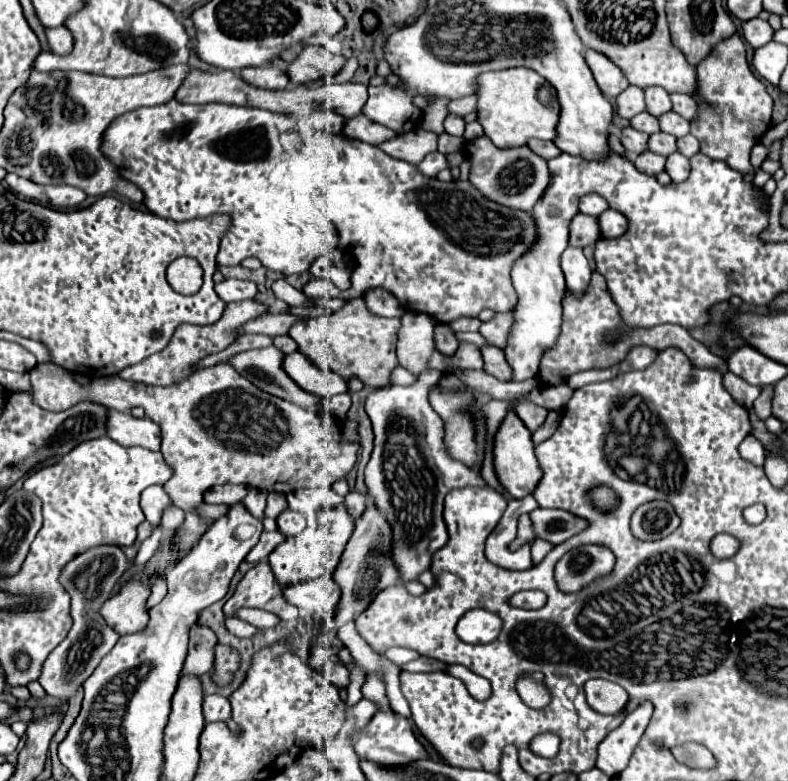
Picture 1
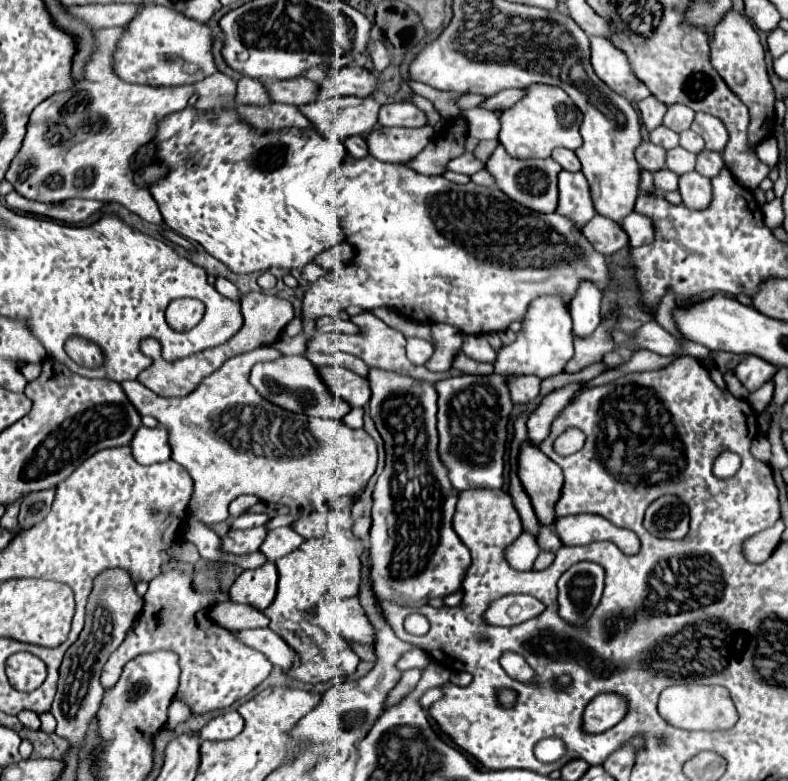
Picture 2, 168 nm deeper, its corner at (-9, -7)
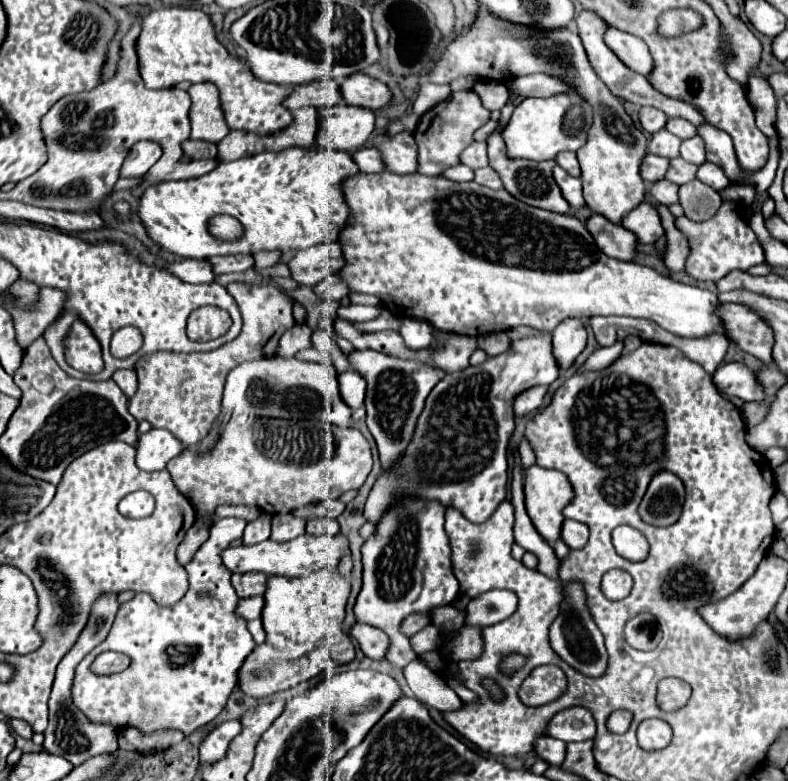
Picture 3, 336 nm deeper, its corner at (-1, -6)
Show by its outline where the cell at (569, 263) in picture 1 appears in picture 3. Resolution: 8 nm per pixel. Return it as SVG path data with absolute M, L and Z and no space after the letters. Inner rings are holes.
M565 318L553 330L553 352L561 370L567 370L587 344L587 330L581 318Z

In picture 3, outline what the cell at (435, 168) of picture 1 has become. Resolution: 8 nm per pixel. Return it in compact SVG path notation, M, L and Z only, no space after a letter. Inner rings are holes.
M473 142L473 144L469 144L461 152L459 160L461 160L461 164L469 166L471 170L477 170L477 168L487 166L487 144L485 142Z

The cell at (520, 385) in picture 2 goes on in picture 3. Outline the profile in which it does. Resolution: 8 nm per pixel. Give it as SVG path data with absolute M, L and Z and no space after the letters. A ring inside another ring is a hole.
M533 386L533 388L527 388L525 392L521 392L519 396L515 396L515 404L513 404L515 414L523 416L523 414L539 408L545 392L547 392L547 386Z

